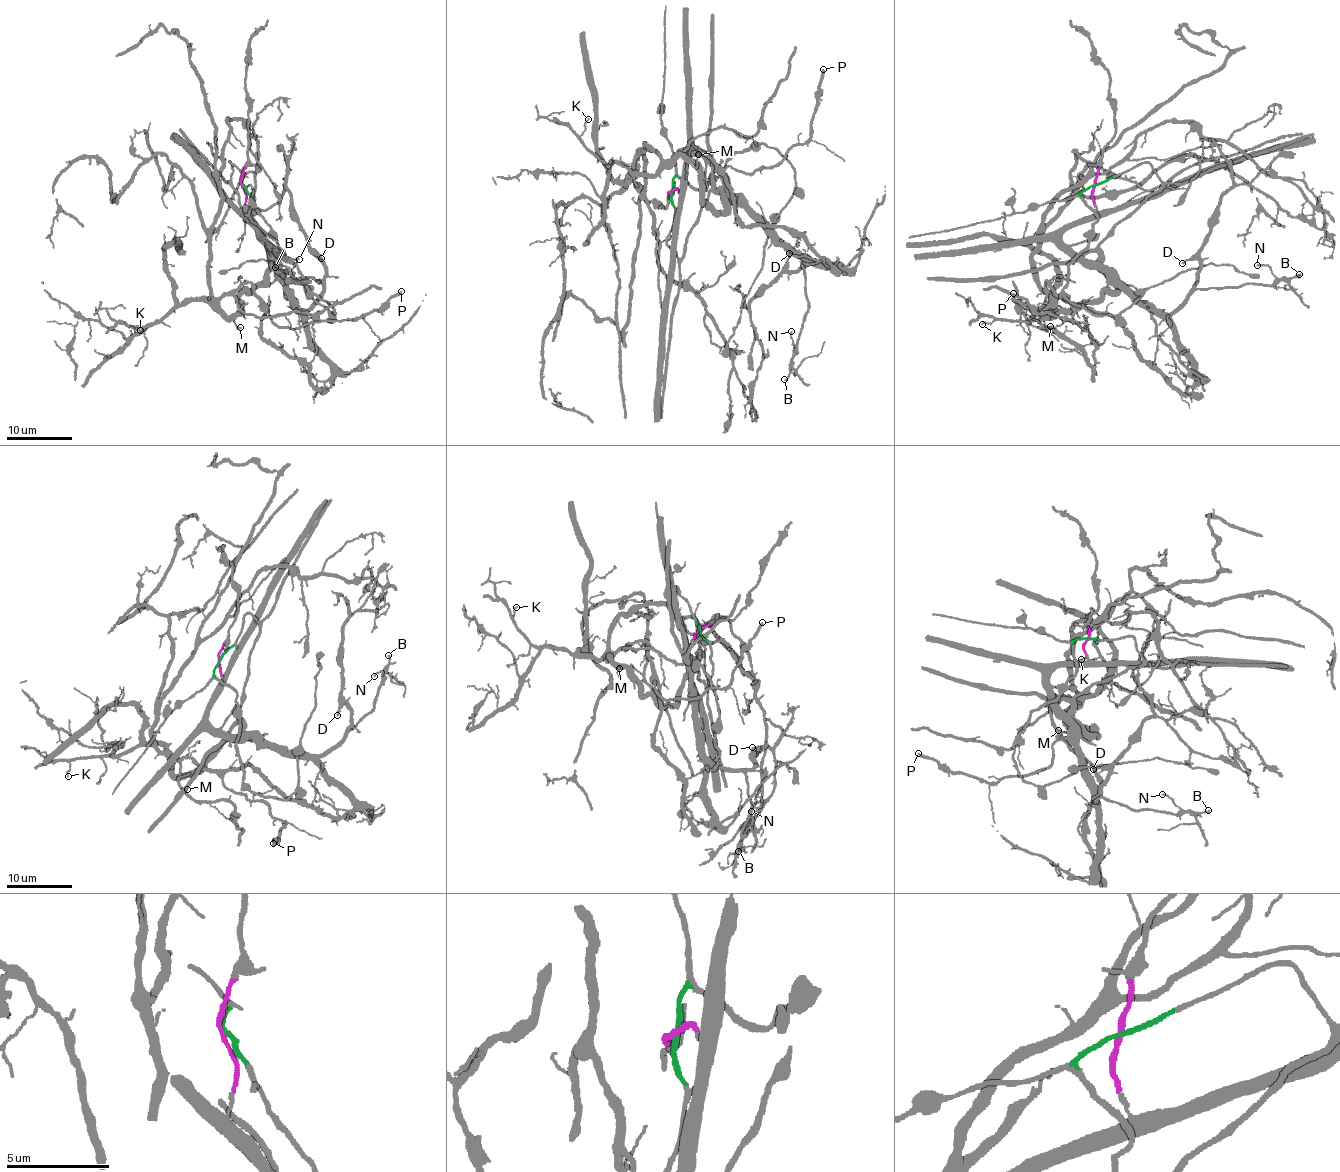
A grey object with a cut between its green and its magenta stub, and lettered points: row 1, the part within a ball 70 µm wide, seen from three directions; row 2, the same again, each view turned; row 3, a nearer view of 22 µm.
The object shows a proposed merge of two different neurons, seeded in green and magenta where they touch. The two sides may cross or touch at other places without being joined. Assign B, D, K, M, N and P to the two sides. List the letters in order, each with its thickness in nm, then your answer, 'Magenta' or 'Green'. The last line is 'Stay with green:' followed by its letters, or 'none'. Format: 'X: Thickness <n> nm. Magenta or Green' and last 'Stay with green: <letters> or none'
B: Thickness 140 nm. Magenta
D: Thickness 160 nm. Magenta
K: Thickness 120 nm. Green
M: Thickness 140 nm. Green
N: Thickness 110 nm. Magenta
P: Thickness 280 nm. Green
Stay with green: K, M, P

